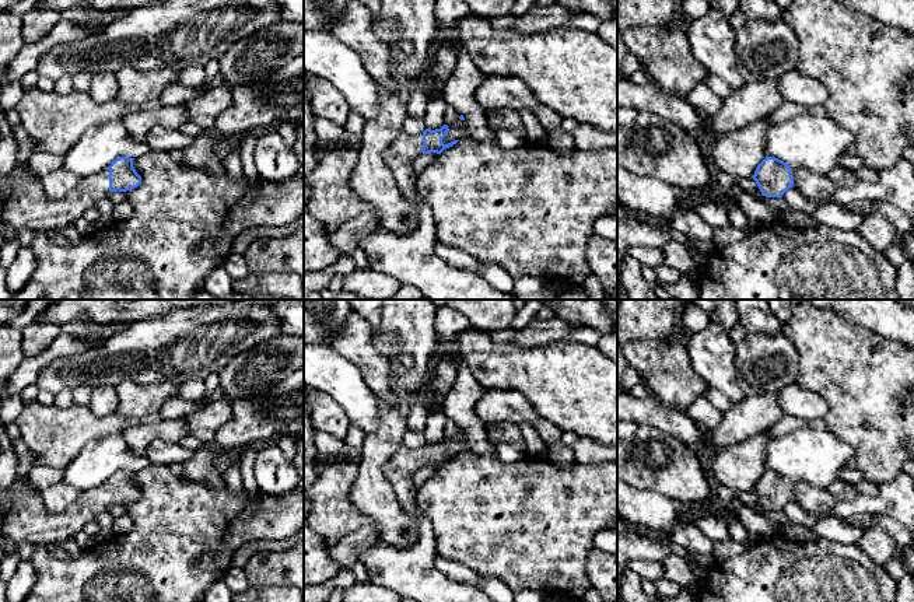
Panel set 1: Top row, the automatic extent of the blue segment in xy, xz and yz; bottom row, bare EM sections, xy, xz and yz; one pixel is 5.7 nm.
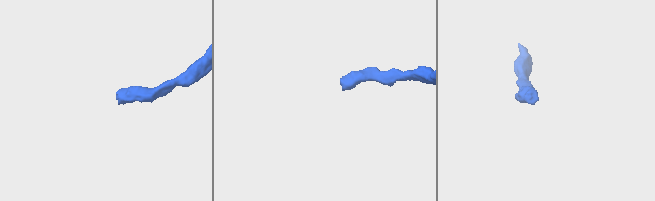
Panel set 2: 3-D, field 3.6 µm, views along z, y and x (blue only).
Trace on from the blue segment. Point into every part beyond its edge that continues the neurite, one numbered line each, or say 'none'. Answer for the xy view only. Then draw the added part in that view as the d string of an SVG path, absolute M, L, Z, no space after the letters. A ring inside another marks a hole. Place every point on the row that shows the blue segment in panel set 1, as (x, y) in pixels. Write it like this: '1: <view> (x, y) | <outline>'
1: xy (25, 206) | M109 168L94 175L80 178L77 188L62 200L52 200L43 192L41 179L29 169L11 176L4 189L6 195L1 202L3 216L0 223L6 227L3 238L11 239L18 237L24 230L64 228L77 221L88 207L95 206L109 193Z

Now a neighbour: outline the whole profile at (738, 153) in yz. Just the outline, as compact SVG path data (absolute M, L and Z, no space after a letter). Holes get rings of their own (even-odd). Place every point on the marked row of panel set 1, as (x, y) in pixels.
M764 118L719 136L714 144L712 162L735 179L752 178L767 157L764 141L771 126L770 118Z

